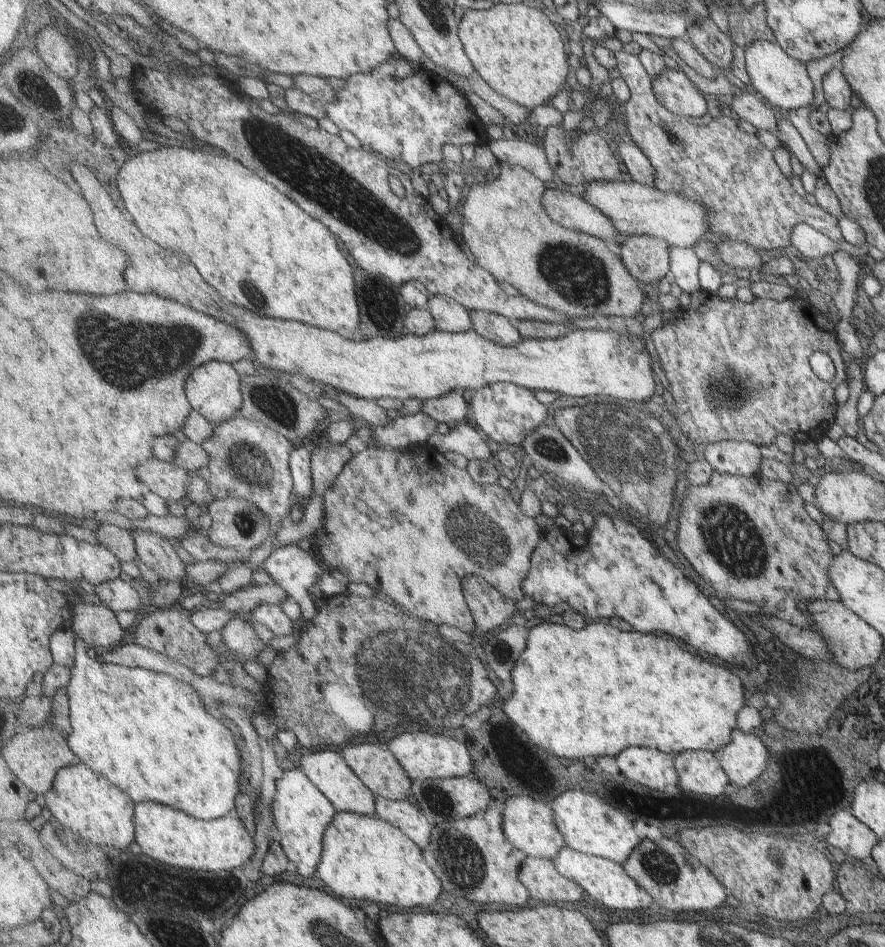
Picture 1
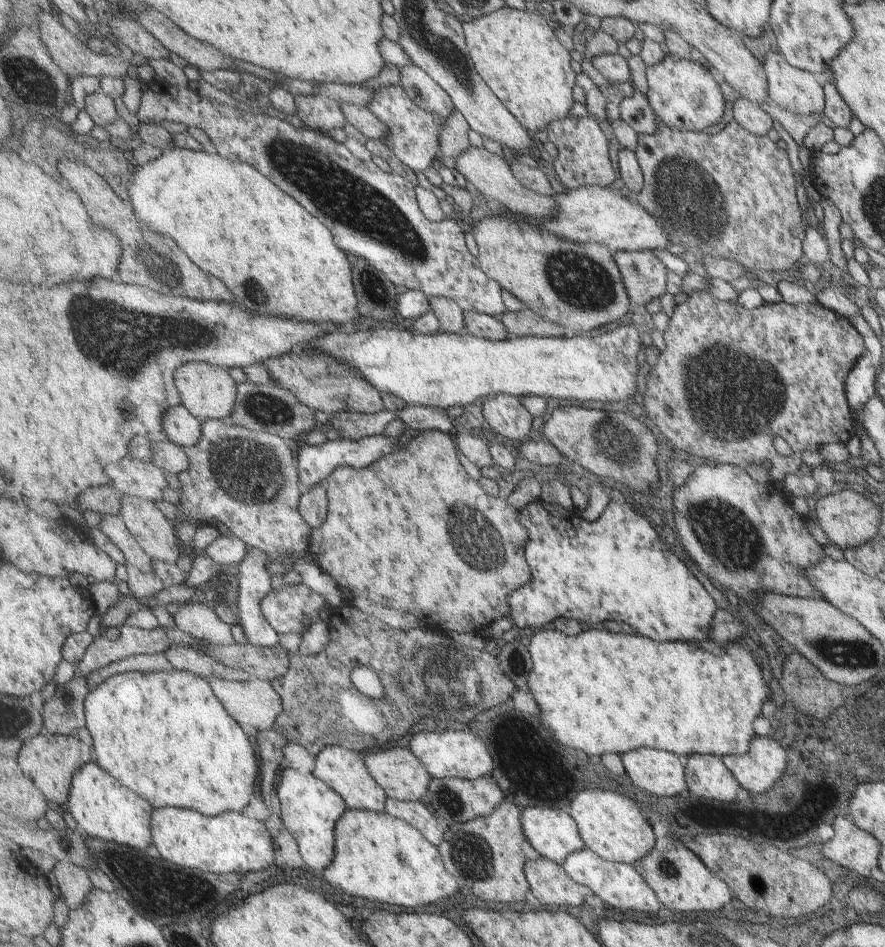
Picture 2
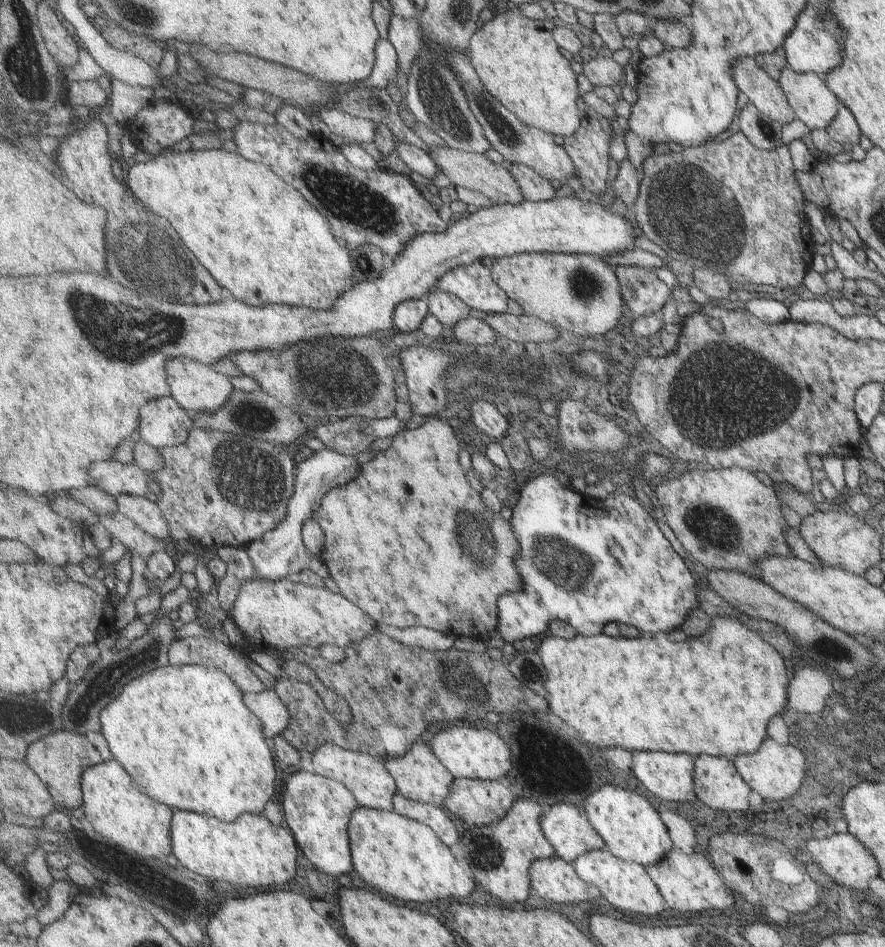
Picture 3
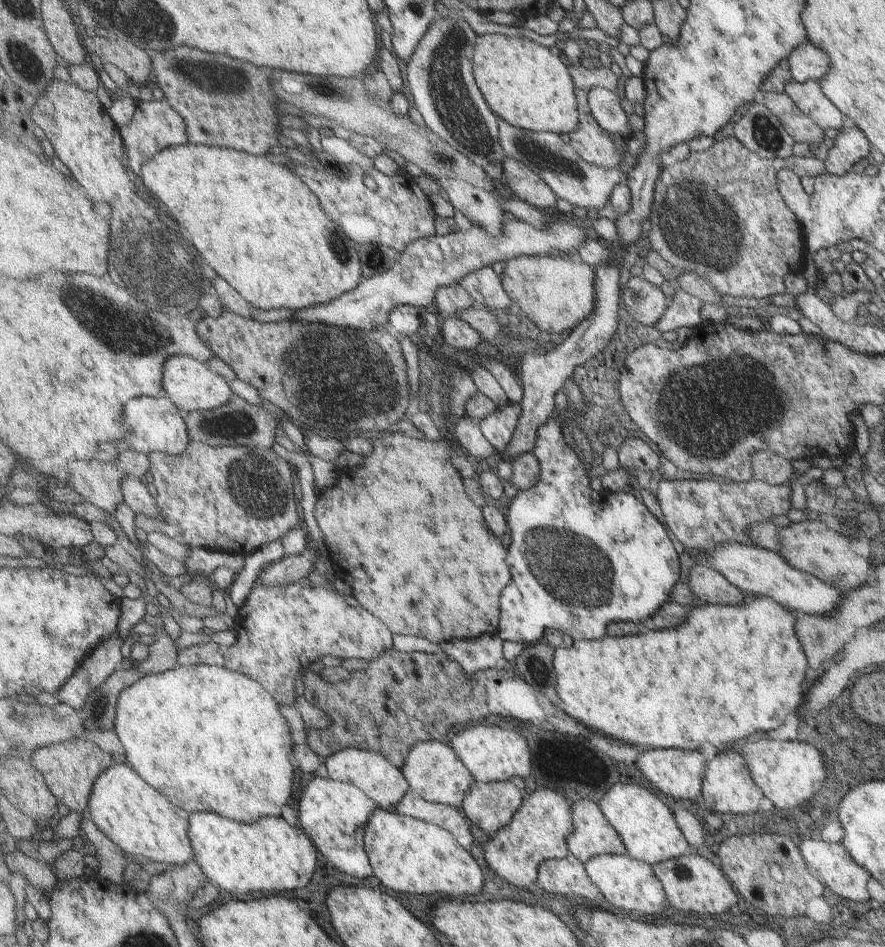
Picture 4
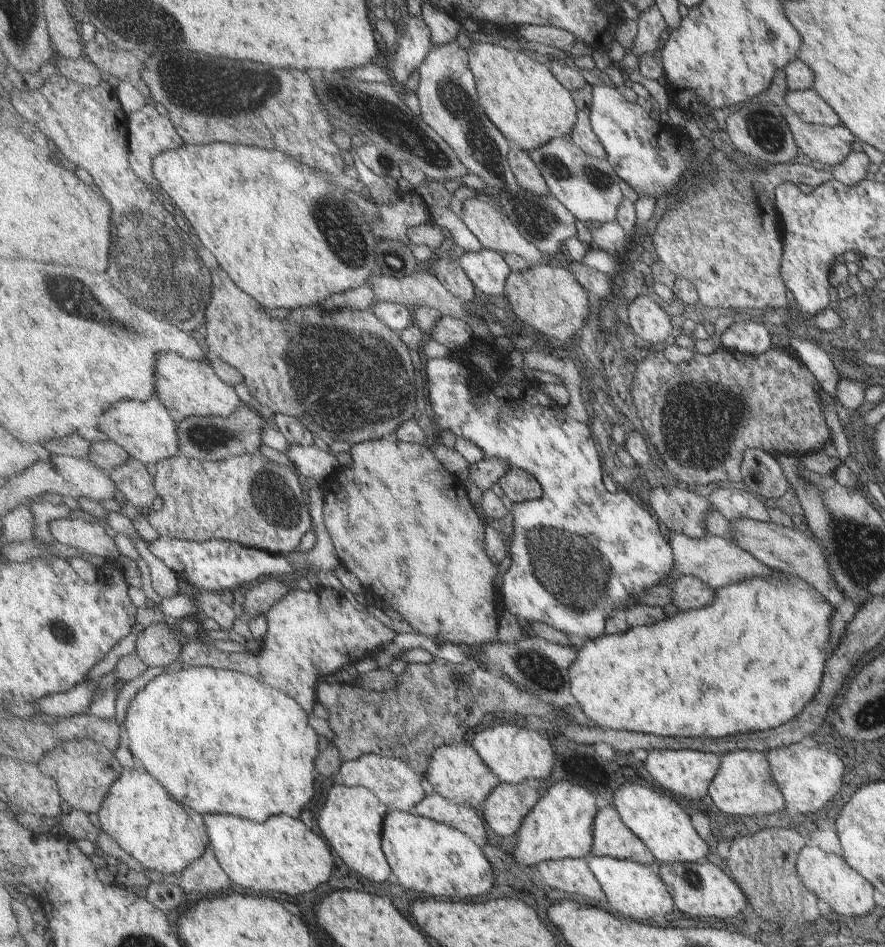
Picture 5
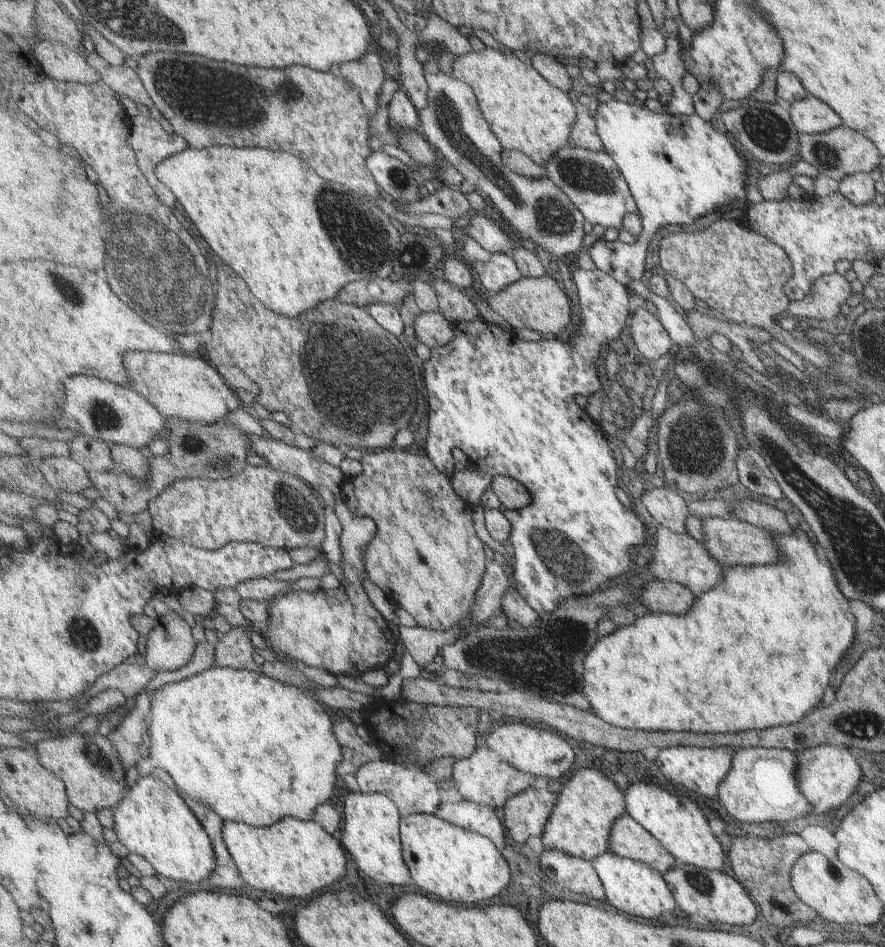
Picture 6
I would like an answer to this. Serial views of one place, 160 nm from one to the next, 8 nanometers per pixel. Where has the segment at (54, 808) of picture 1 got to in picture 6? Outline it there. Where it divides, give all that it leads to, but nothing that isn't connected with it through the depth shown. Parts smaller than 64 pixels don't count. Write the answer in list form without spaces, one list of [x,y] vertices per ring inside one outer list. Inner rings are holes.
[[[152,775],[141,777],[114,810],[113,830],[118,840],[131,853],[143,856],[158,874],[193,884],[211,879],[216,872],[212,838],[177,788]]]

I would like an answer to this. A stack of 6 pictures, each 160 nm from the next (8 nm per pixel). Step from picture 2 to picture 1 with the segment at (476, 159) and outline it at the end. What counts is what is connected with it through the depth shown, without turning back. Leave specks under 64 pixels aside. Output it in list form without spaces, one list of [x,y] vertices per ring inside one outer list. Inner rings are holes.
[[[561,186],[546,190],[542,204],[548,215],[560,225],[564,225],[564,228],[585,231],[615,246],[622,239],[606,214],[587,202],[587,199],[564,192]]]

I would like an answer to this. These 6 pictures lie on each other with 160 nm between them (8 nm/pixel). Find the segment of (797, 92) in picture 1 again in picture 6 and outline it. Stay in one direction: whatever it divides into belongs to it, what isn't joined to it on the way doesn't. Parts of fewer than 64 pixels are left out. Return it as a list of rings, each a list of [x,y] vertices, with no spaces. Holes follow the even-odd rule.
[[[807,94],[805,98],[789,105],[788,115],[795,130],[805,135],[832,131],[841,125],[840,116],[824,101]]]

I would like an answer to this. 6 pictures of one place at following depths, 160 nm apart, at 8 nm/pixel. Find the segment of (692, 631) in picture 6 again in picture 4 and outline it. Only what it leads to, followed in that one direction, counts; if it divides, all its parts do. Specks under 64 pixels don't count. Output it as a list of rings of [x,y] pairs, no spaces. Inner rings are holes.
[[[746,594],[743,604],[739,606],[721,606],[717,604],[698,604],[689,609],[687,620],[677,626],[677,628],[667,628],[667,630],[657,630],[657,632],[645,632],[645,634],[635,634],[635,636],[605,636],[603,640],[577,640],[573,648],[555,648],[553,654],[553,666],[557,674],[557,694],[565,702],[565,710],[583,720],[585,724],[593,724],[591,728],[597,728],[605,734],[609,734],[615,740],[631,742],[637,746],[655,746],[655,748],[699,748],[701,742],[713,744],[713,746],[731,746],[735,738],[745,738],[751,736],[753,732],[763,732],[765,735],[769,730],[775,730],[783,724],[783,720],[789,714],[796,714],[799,704],[803,702],[803,678],[805,678],[805,656],[801,650],[799,640],[795,640],[795,613],[785,610],[777,602],[773,602],[769,596],[755,596]]]

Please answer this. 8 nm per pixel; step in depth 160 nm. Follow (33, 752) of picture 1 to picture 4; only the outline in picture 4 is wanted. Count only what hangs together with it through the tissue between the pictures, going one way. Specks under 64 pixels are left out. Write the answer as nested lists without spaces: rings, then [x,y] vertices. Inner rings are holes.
[[[85,736],[66,743],[52,744],[37,749],[33,754],[33,764],[44,774],[52,792],[69,811],[87,810],[96,780],[109,767],[117,765],[117,756],[113,756],[113,752],[105,752],[105,748],[99,748],[88,738]]]

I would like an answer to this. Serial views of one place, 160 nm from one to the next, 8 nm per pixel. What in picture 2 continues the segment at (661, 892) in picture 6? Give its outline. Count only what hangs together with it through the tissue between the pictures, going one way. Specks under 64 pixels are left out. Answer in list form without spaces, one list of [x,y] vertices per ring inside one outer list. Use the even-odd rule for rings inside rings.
[[[585,848],[569,855],[563,866],[578,883],[592,888],[594,894],[598,895],[611,908],[645,912],[645,914],[657,912],[661,908],[659,899],[655,898],[655,893],[630,864],[609,861],[593,850]]]

